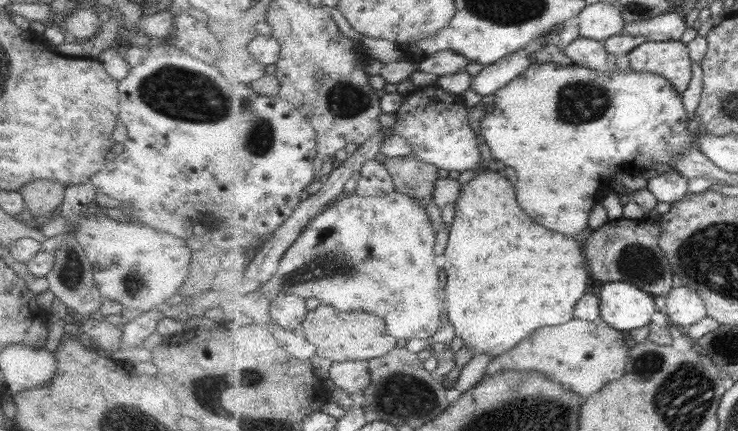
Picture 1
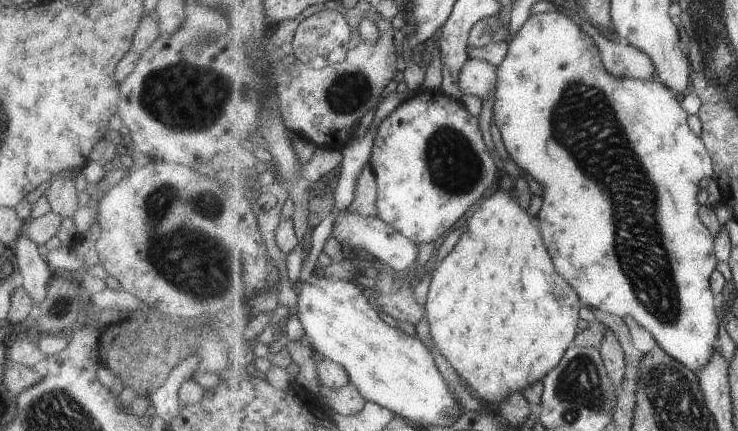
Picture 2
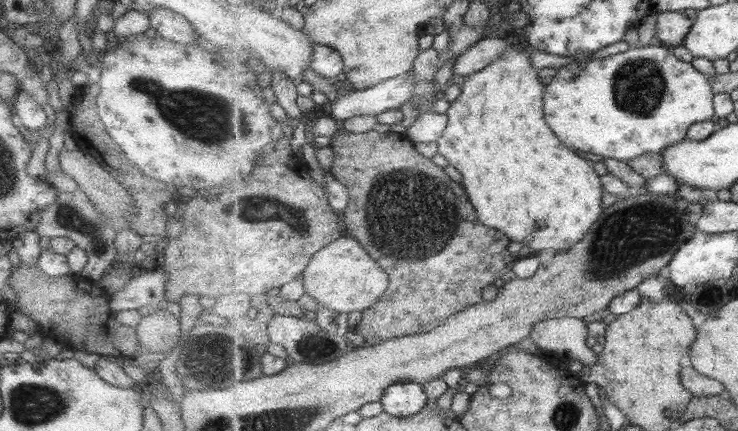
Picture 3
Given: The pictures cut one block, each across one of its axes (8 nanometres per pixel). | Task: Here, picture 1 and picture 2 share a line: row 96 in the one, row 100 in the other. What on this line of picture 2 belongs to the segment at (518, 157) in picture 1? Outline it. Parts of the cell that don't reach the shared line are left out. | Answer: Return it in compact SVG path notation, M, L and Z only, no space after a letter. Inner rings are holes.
M561 10L539 13L527 18L520 30L509 40L508 50L498 66L498 87L494 96L493 129L502 147L521 170L538 181L543 187L542 207L536 220L545 244L554 258L557 272L564 276L575 288L586 307L623 316L634 316L643 328L654 334L663 350L693 370L695 374L710 363L717 349L721 319L717 316L719 296L711 288L711 277L717 268L715 241L711 231L699 216L697 204L699 182L703 178L714 178L714 160L701 136L697 136L689 126L689 113L683 108L683 97L671 87L657 80L618 77L604 67L605 63L595 40L583 32L583 28Z

